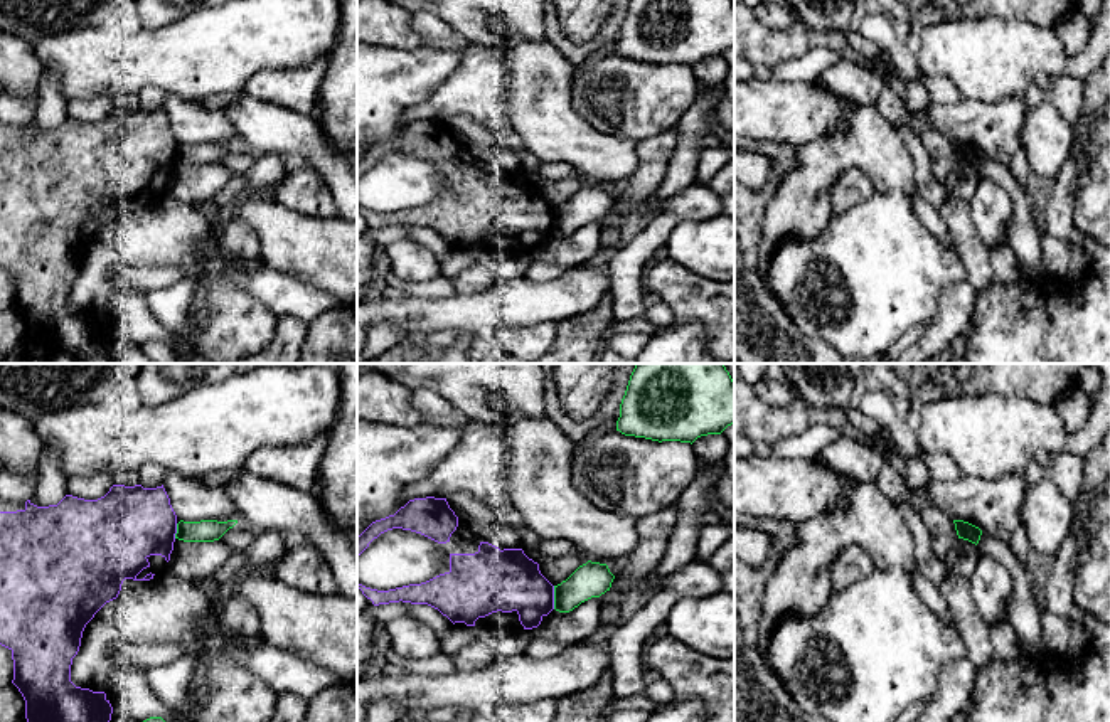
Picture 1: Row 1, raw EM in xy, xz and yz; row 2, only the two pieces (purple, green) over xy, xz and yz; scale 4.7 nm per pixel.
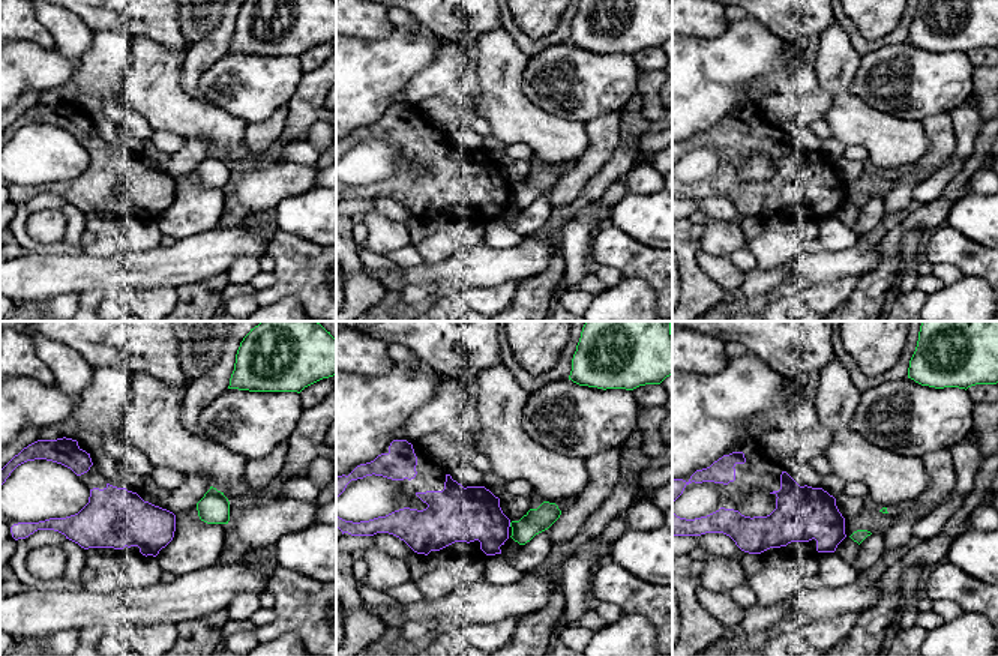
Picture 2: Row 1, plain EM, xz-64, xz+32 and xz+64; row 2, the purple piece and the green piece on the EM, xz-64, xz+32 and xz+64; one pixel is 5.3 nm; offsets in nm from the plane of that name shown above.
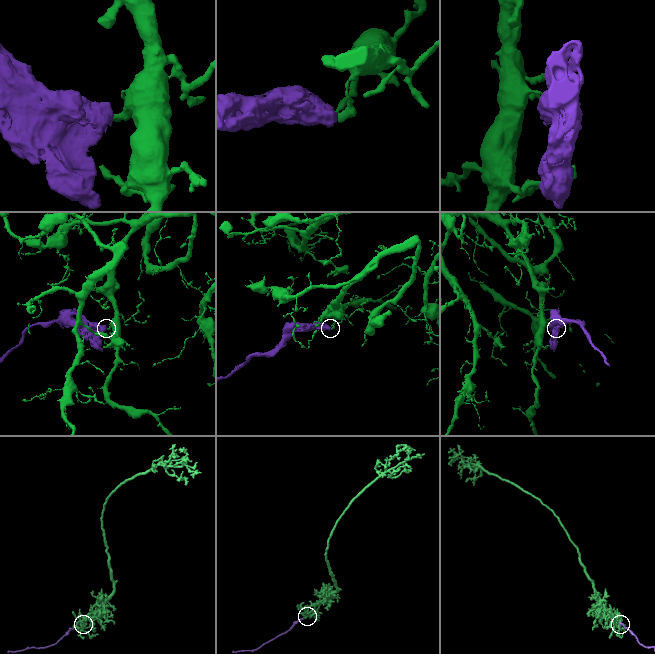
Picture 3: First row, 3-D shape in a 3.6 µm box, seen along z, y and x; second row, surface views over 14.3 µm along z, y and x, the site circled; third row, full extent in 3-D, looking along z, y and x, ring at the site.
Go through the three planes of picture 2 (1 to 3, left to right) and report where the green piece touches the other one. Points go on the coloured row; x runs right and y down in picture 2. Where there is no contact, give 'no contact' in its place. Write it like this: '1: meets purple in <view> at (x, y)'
1: no contact
2: meets purple in xz+32 at (509, 524)
3: no contact

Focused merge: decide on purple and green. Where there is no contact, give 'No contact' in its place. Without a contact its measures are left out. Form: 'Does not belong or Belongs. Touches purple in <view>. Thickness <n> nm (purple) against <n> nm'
Does not belong. Touches purple in xz. Thickness 300 nm (purple) against 170 nm

